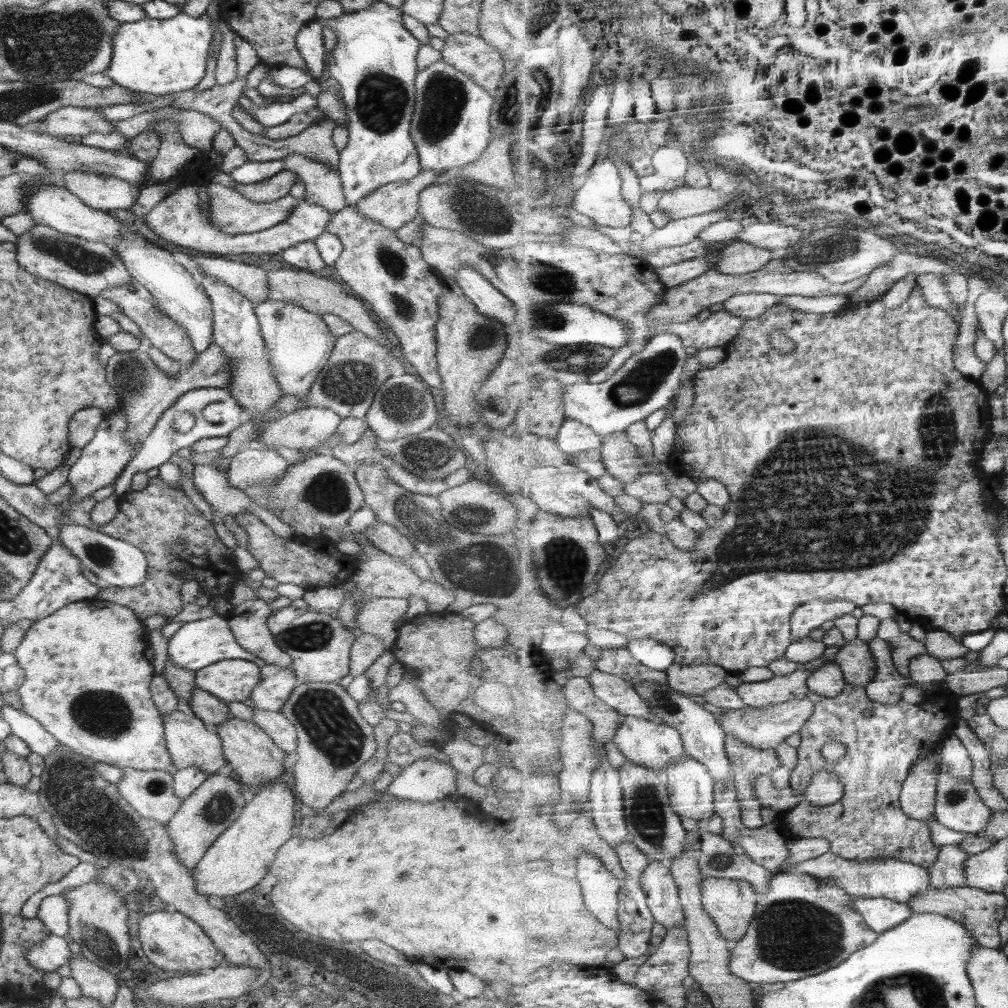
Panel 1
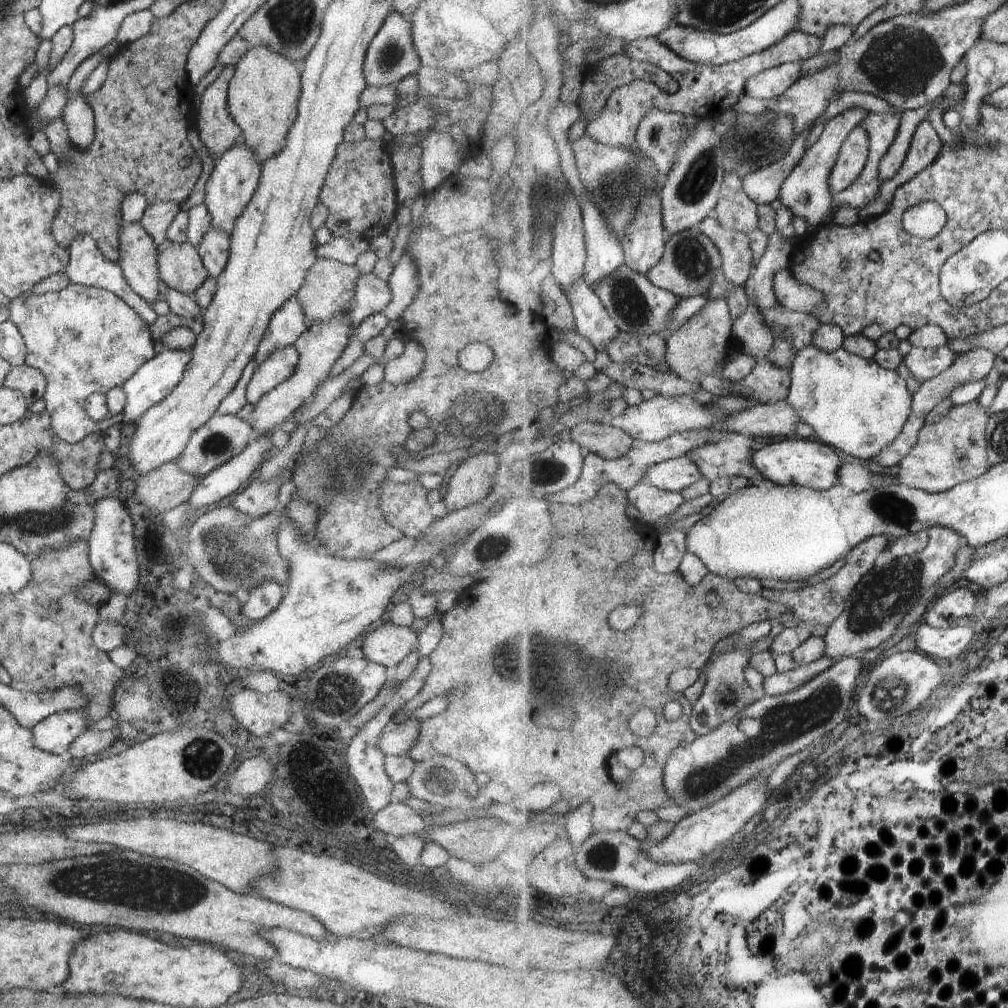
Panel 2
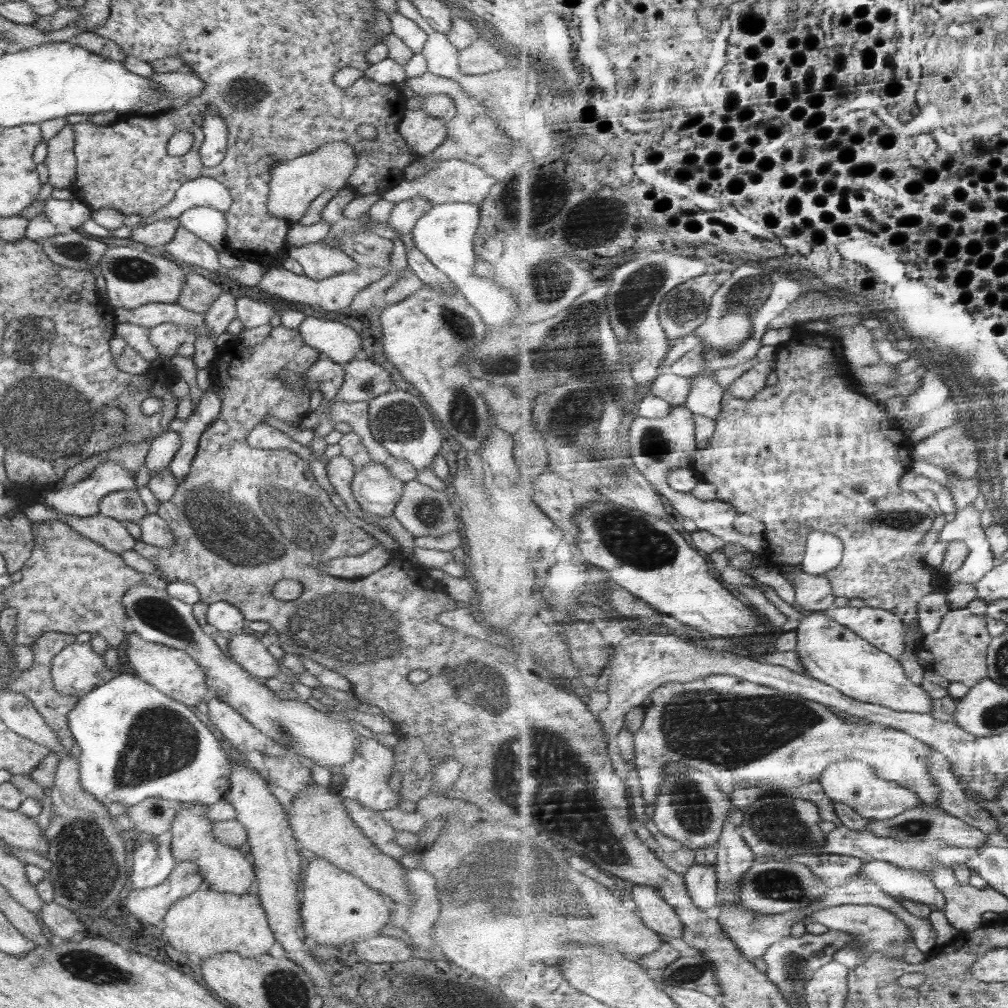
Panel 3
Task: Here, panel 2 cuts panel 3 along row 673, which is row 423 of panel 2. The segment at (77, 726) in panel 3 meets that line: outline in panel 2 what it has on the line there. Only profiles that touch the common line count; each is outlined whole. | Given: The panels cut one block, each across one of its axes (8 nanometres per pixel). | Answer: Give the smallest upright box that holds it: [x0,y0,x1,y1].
[121,350,192,426]

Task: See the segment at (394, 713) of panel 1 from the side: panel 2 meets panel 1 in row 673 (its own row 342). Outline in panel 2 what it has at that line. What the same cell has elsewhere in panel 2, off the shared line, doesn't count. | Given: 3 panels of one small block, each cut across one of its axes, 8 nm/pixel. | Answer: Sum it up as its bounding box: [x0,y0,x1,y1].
[295,334,388,424]

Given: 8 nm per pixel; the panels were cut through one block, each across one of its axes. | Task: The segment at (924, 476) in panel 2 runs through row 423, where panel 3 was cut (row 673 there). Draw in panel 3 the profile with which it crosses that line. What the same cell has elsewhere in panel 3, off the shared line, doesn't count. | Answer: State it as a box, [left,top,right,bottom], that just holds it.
[917,607,993,687]

